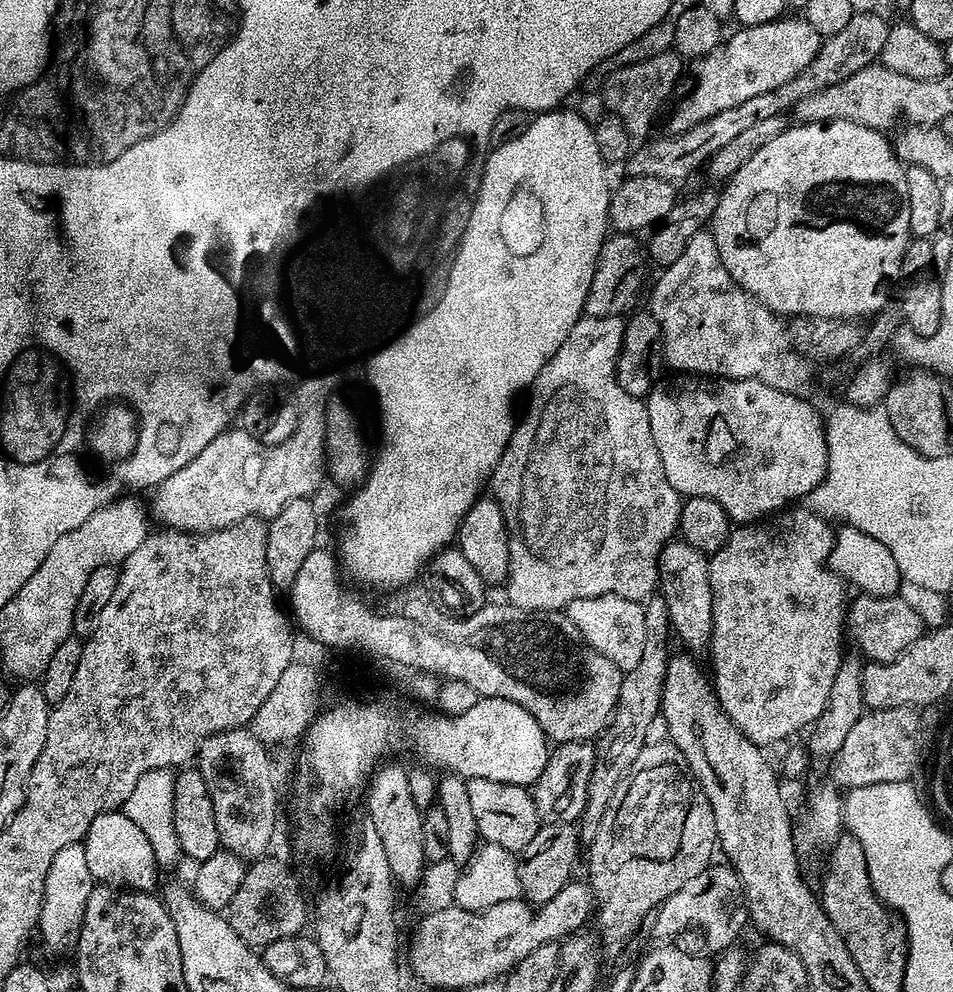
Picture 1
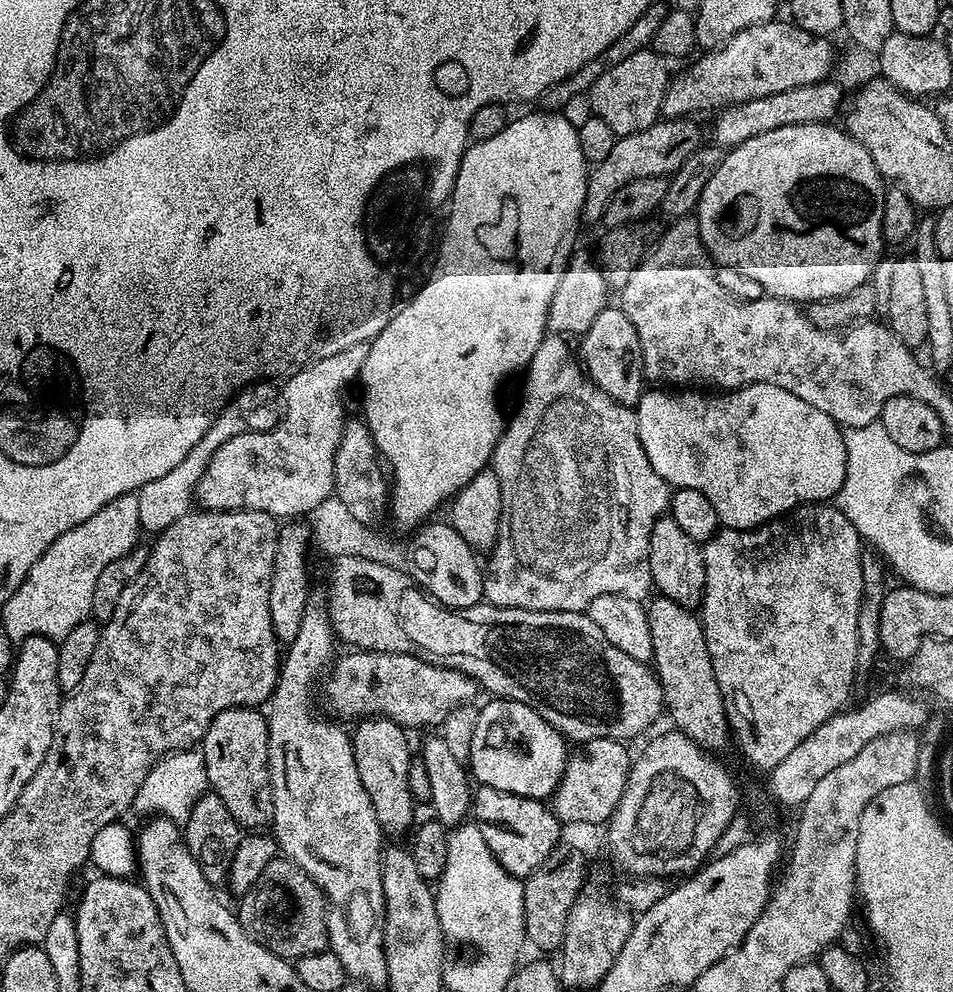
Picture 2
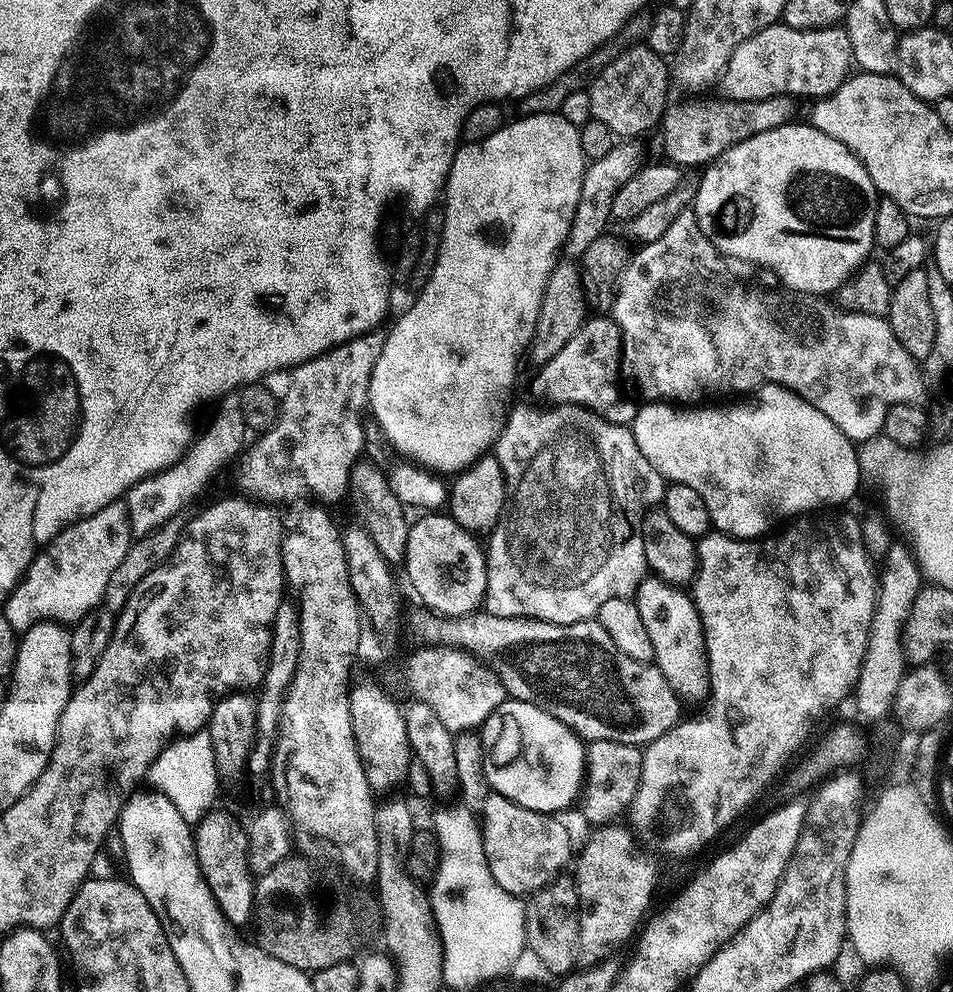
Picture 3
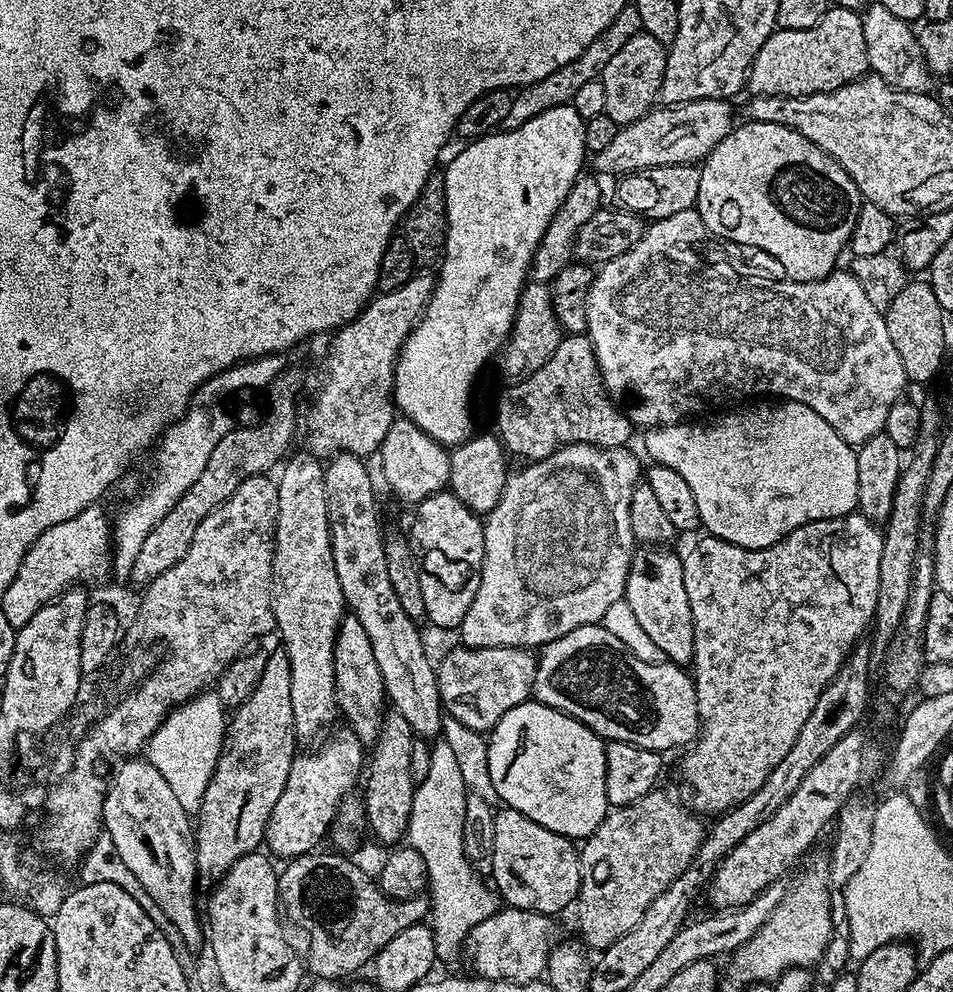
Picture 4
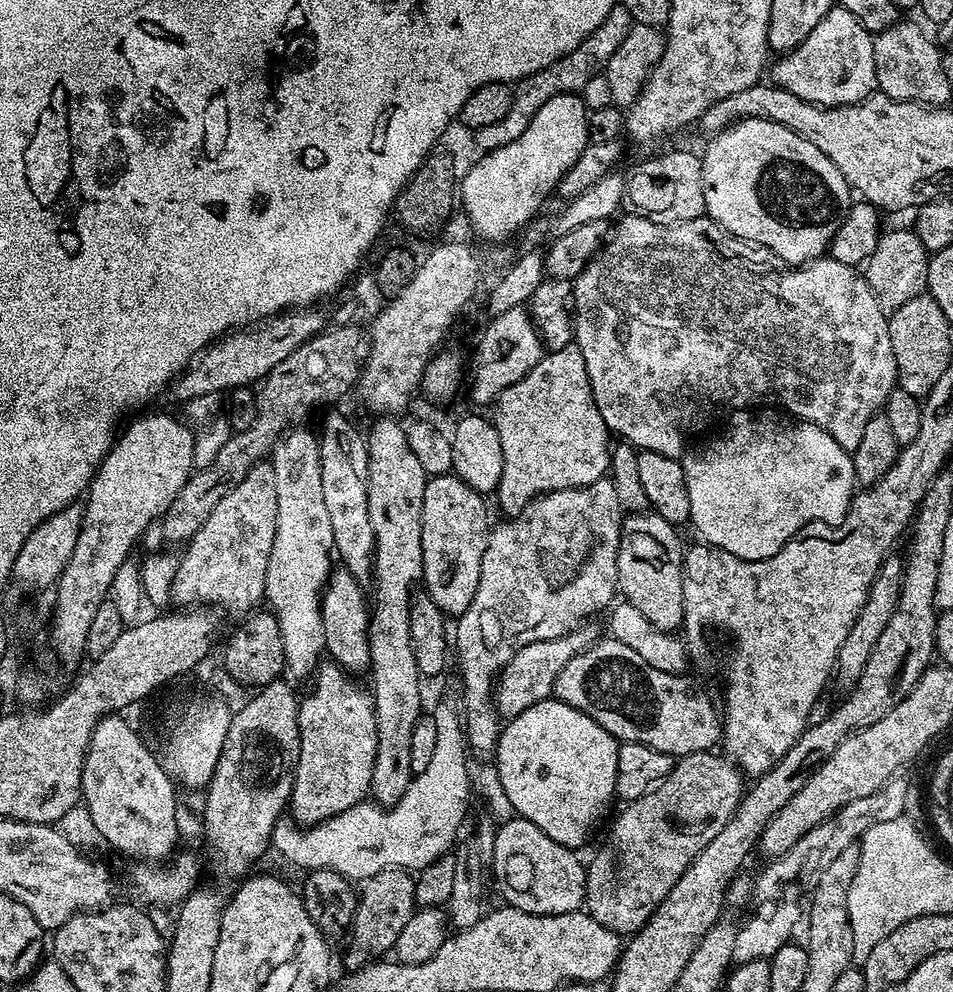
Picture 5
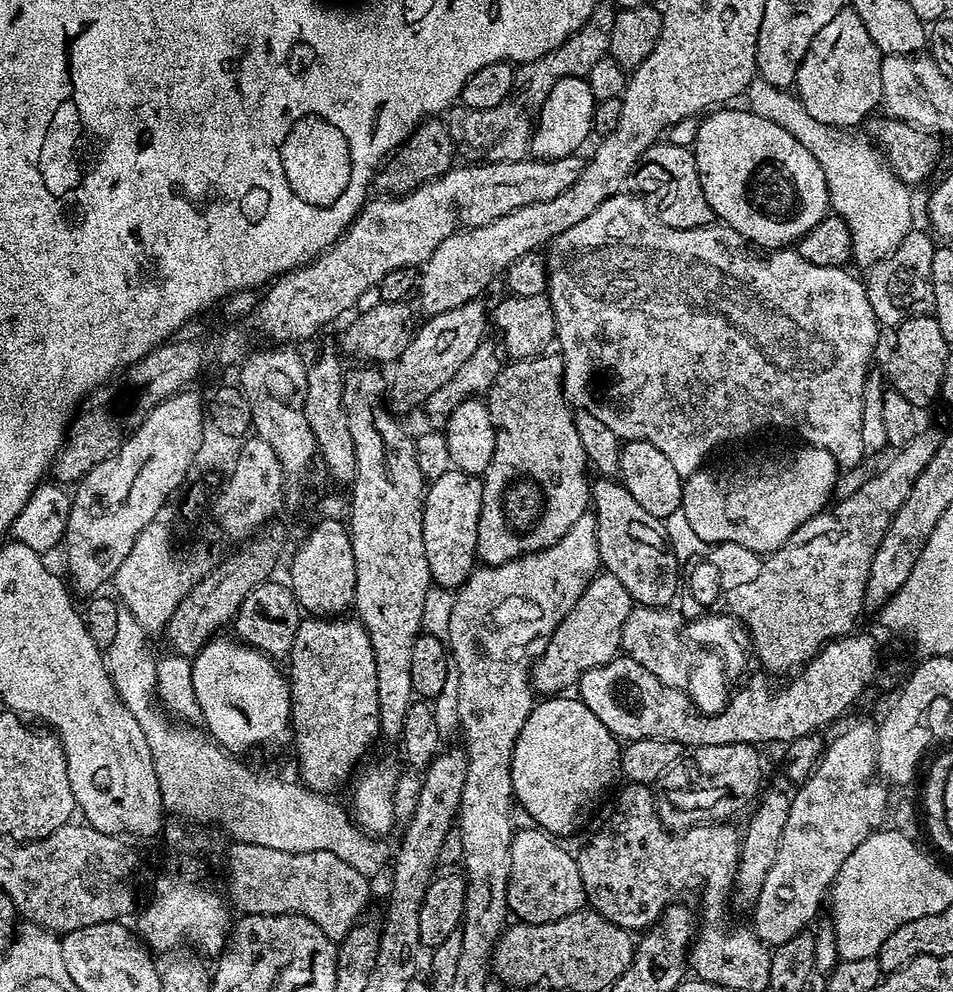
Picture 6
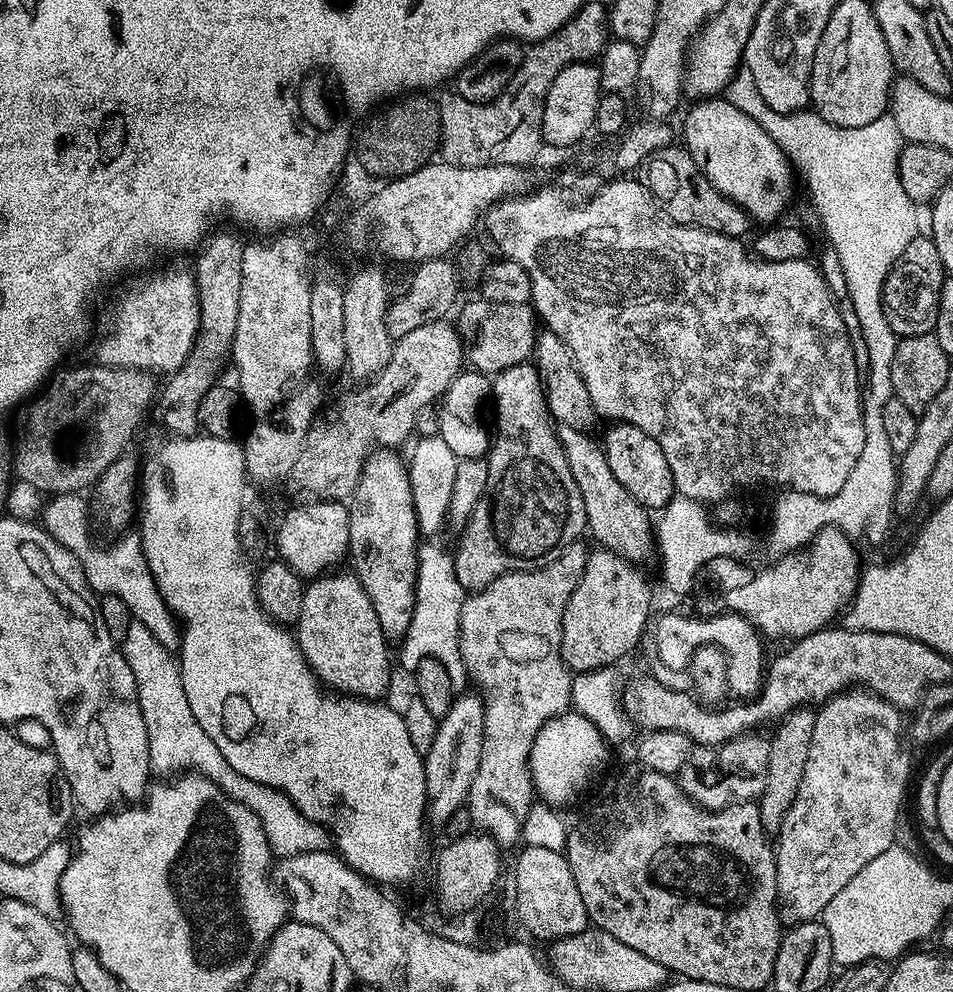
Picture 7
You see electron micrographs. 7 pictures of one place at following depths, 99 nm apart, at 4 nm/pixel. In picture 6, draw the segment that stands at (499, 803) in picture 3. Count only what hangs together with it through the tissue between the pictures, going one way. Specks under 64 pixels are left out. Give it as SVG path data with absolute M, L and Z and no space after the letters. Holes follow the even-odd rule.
M531 827L531 828L521 828L512 837L512 845L510 846L510 878L508 879L508 910L509 913L517 921L523 922L525 924L545 924L546 922L554 922L558 918L566 918L570 914L581 911L585 907L586 901L584 899L584 887L582 886L582 874L578 874L578 866L576 865L575 855L570 851L567 852L563 848L561 841L559 839L553 838L544 831L543 828Z

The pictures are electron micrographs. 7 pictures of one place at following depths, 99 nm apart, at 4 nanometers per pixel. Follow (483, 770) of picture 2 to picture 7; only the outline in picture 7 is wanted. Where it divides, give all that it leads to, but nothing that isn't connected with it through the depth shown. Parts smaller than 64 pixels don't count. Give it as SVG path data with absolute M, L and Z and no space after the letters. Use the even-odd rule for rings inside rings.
M569 710L538 730L534 746L530 750L528 765L532 775L532 787L535 795L545 804L561 806L572 804L580 796L580 791L592 780L592 775L608 760L609 741L581 712Z

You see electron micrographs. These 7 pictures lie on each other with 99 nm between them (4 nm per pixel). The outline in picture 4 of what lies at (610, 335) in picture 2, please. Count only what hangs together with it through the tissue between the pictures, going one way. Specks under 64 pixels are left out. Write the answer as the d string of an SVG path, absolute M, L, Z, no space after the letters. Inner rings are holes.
M568 334L544 366L520 383L506 387L496 404L496 428L509 453L531 462L546 458L565 444L597 444L600 448L622 448L629 442L634 425L609 396L598 370L594 346L586 334Z

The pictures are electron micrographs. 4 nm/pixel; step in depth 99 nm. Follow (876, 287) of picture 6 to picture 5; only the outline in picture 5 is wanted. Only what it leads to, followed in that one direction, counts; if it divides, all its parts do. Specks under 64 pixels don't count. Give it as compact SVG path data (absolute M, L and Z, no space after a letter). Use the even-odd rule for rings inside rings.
M911 227L885 231L880 237L874 254L863 265L862 275L868 281L878 306L885 314L898 310L898 306L910 302L910 298L925 295L928 287L928 257L930 253Z

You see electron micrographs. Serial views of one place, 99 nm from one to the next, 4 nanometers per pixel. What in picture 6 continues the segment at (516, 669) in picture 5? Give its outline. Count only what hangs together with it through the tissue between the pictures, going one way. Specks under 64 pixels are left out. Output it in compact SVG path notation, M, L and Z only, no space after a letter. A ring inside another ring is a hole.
M597 574L535 657L530 673L533 689L537 693L544 692L540 694L563 693L571 684L572 687L579 685L586 670L594 670L614 659L621 651L622 628L626 626L626 618L630 618L633 607L626 586L622 586L616 576Z

